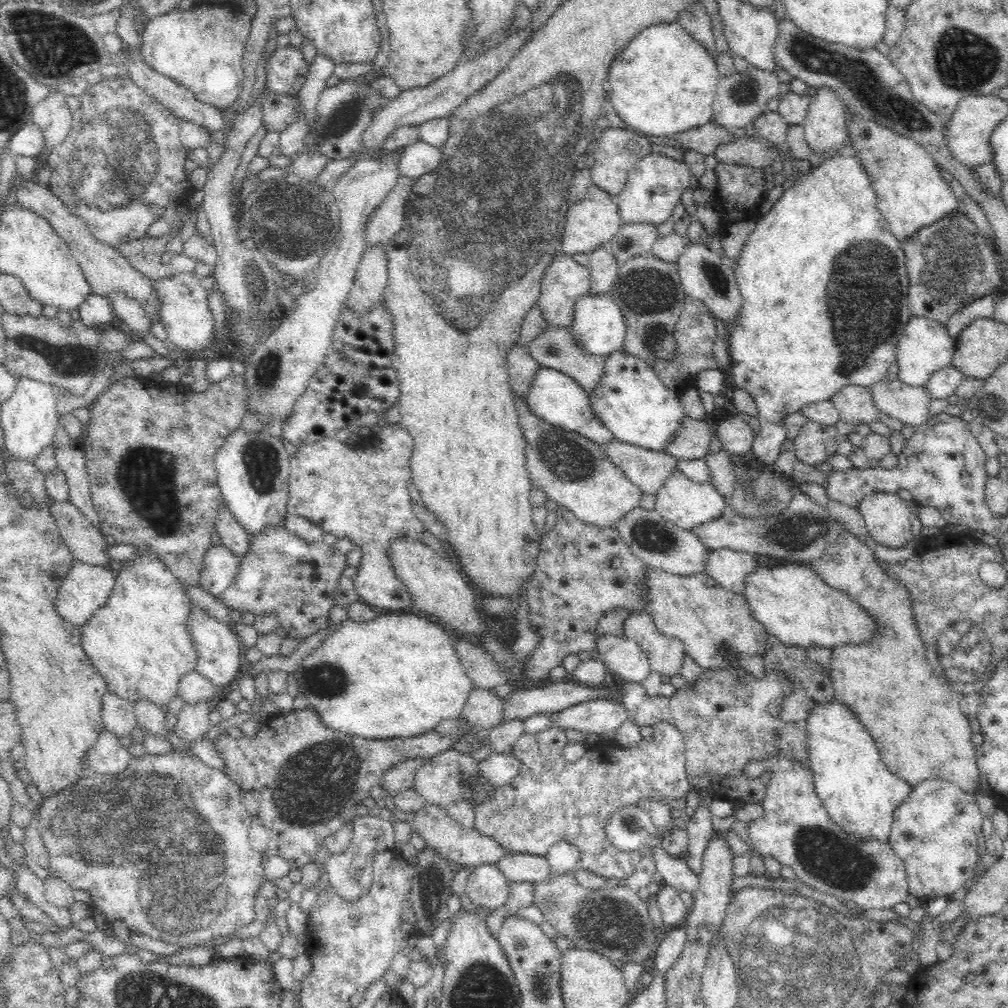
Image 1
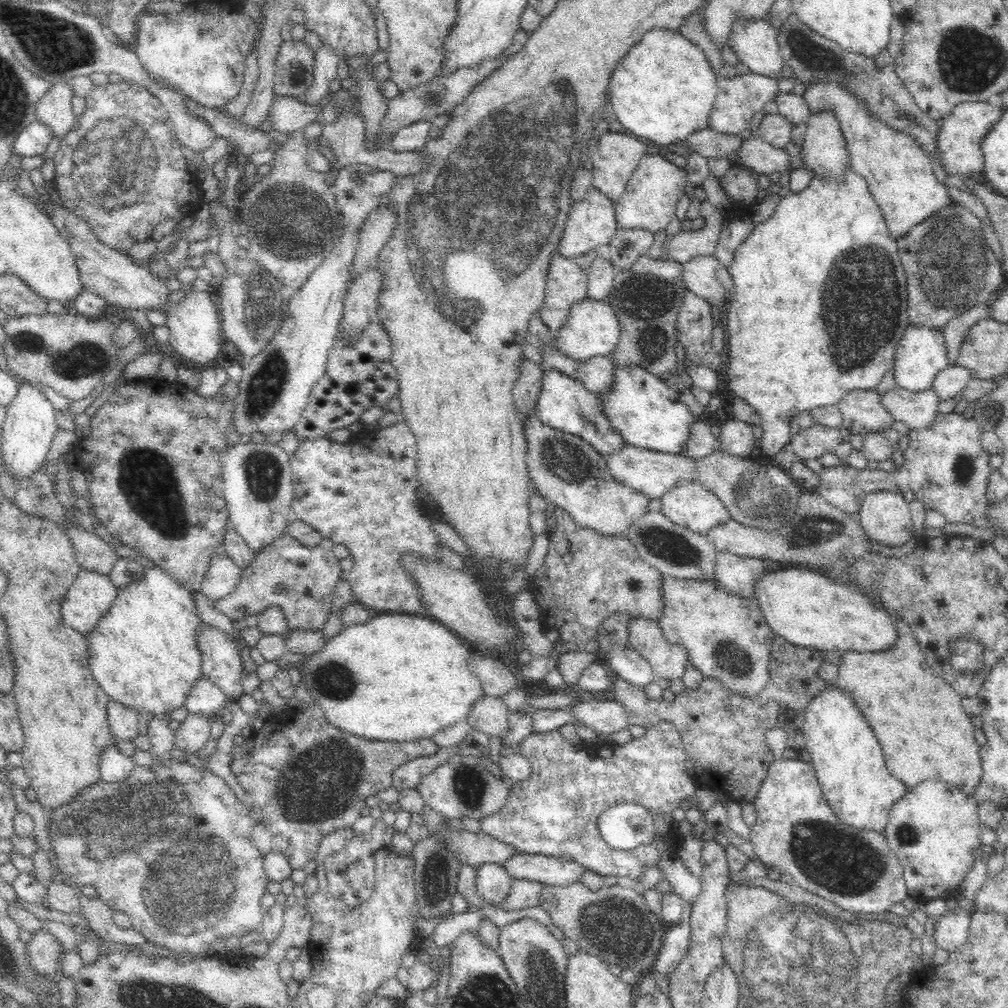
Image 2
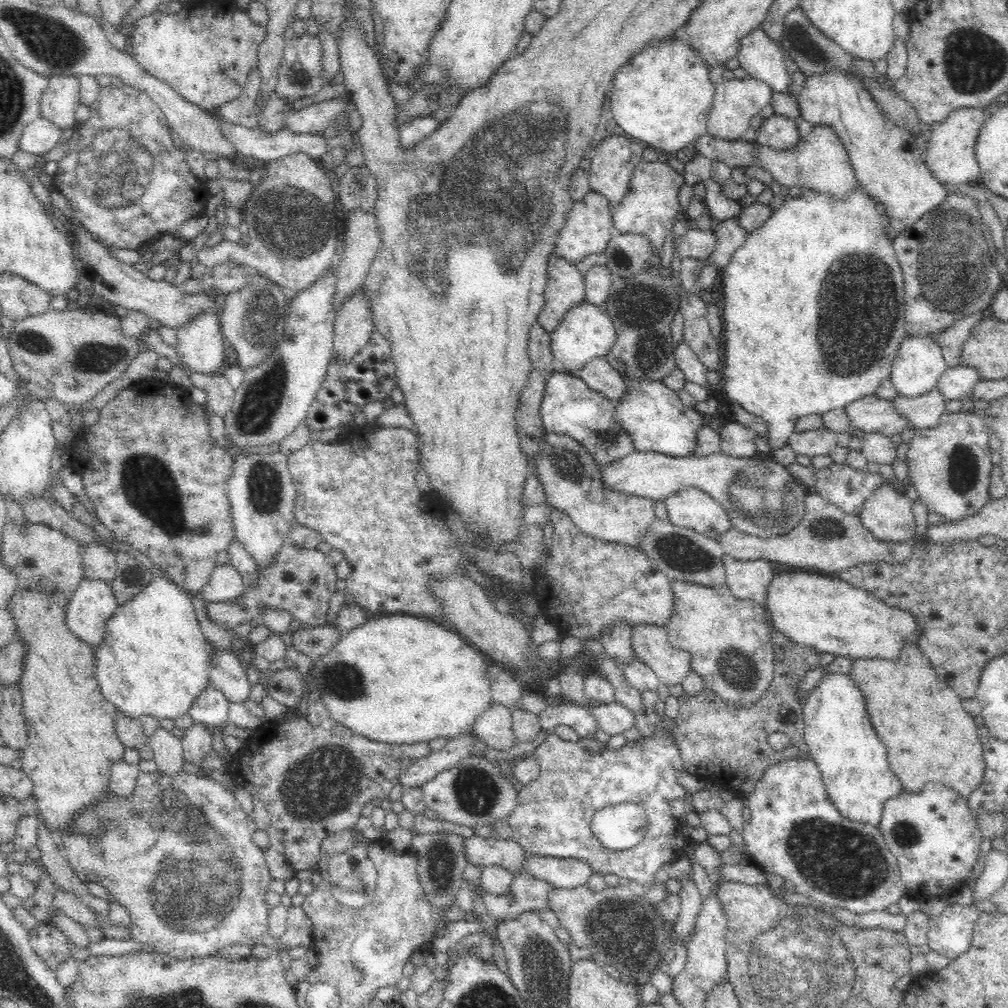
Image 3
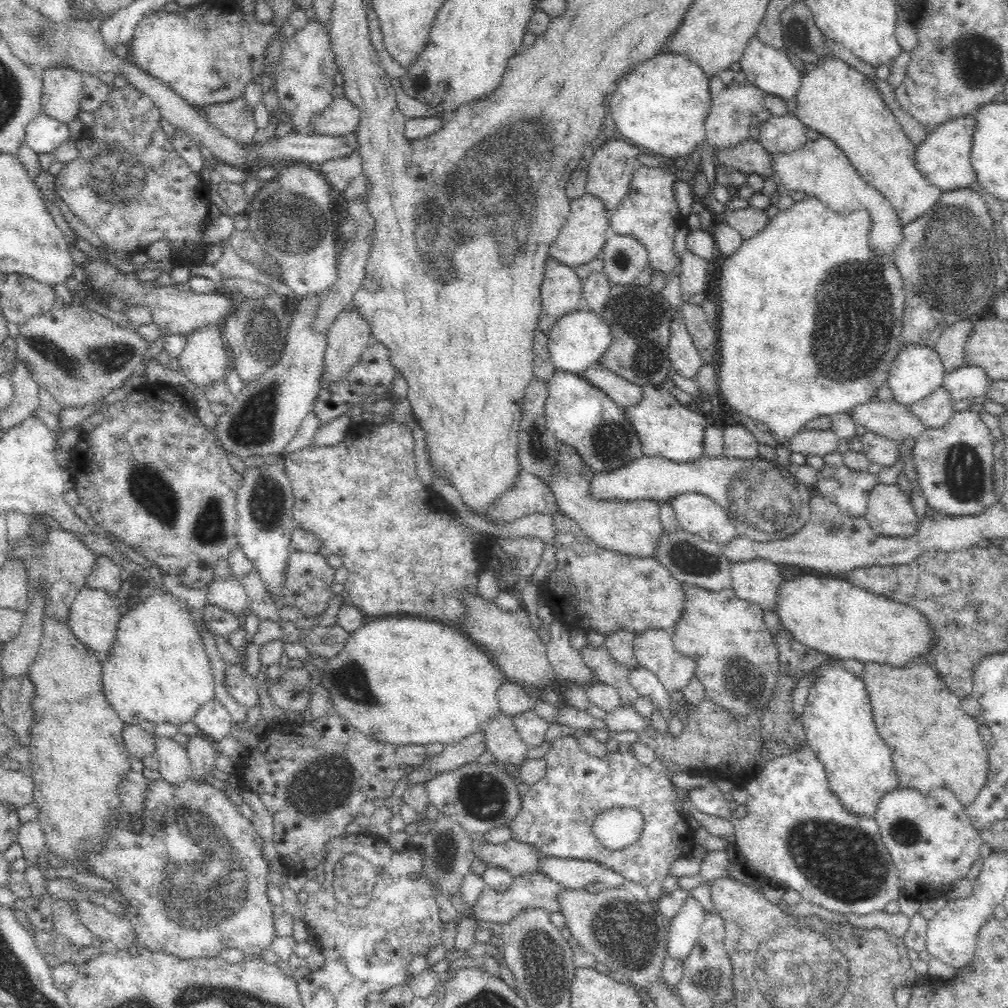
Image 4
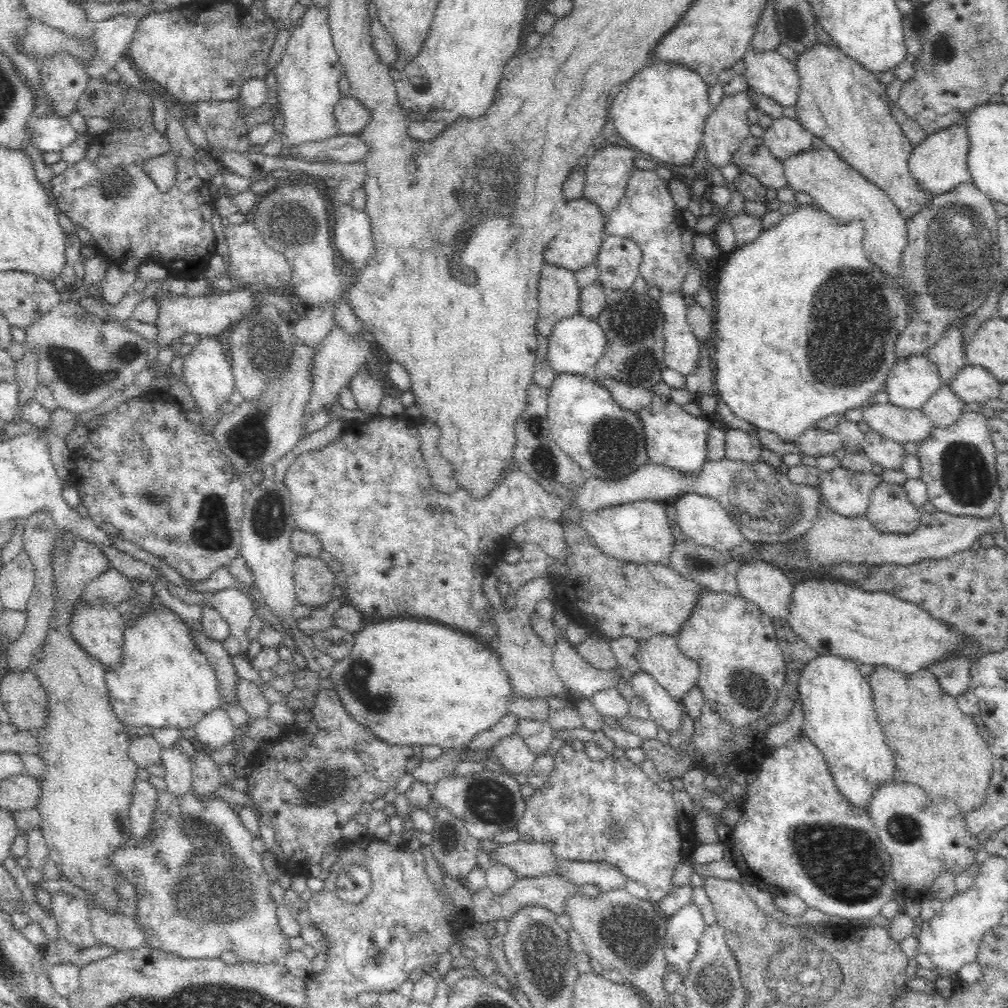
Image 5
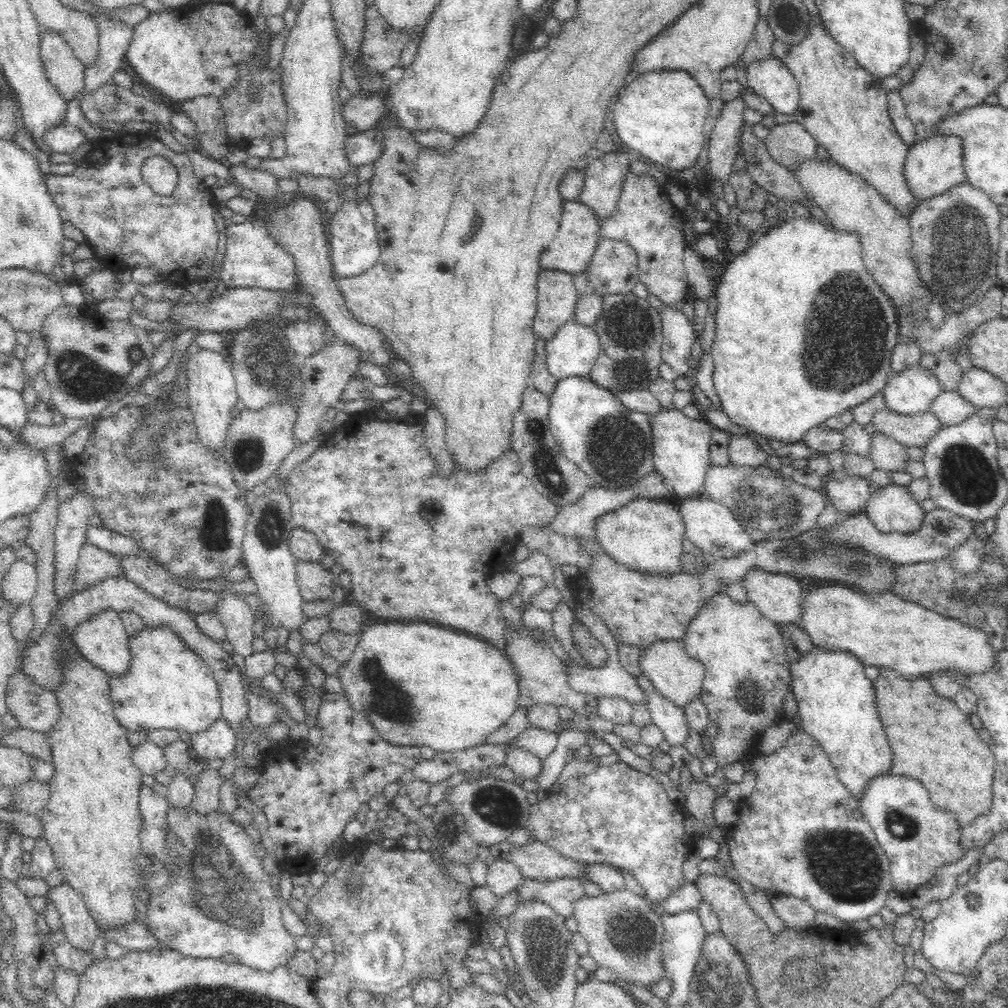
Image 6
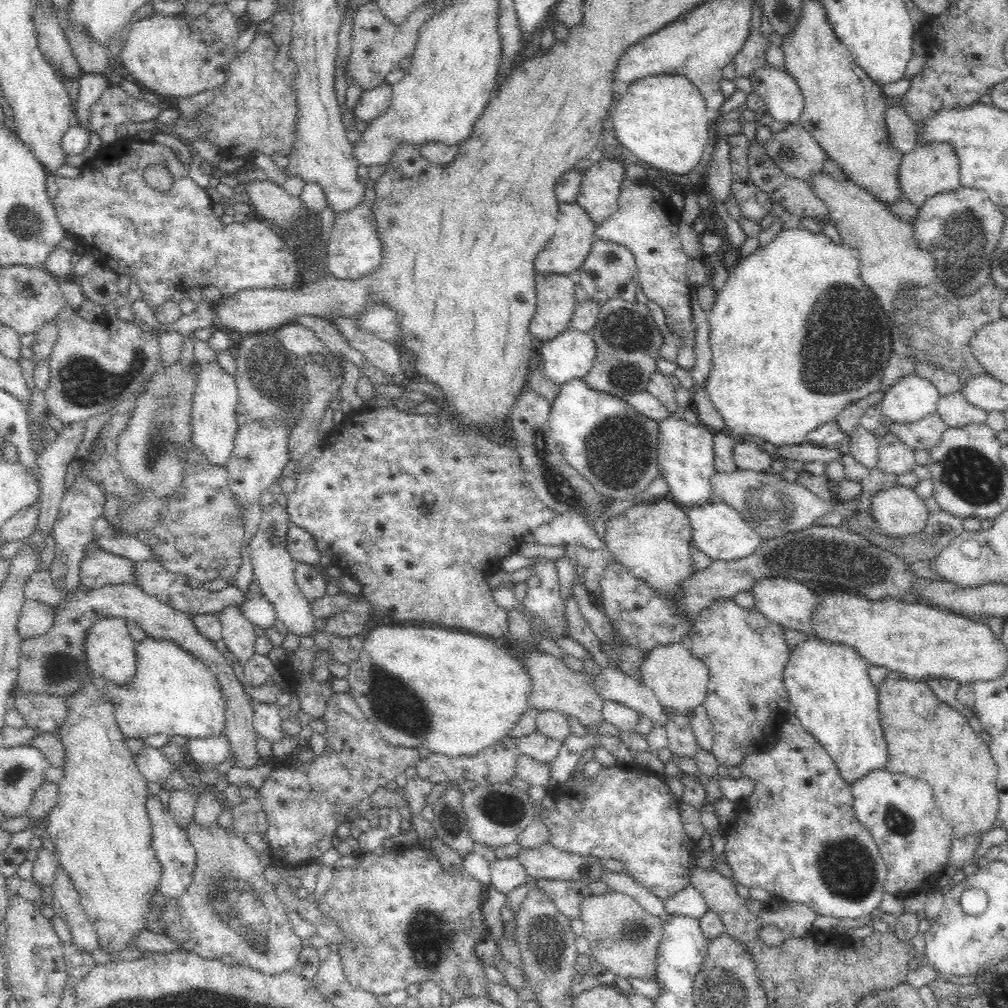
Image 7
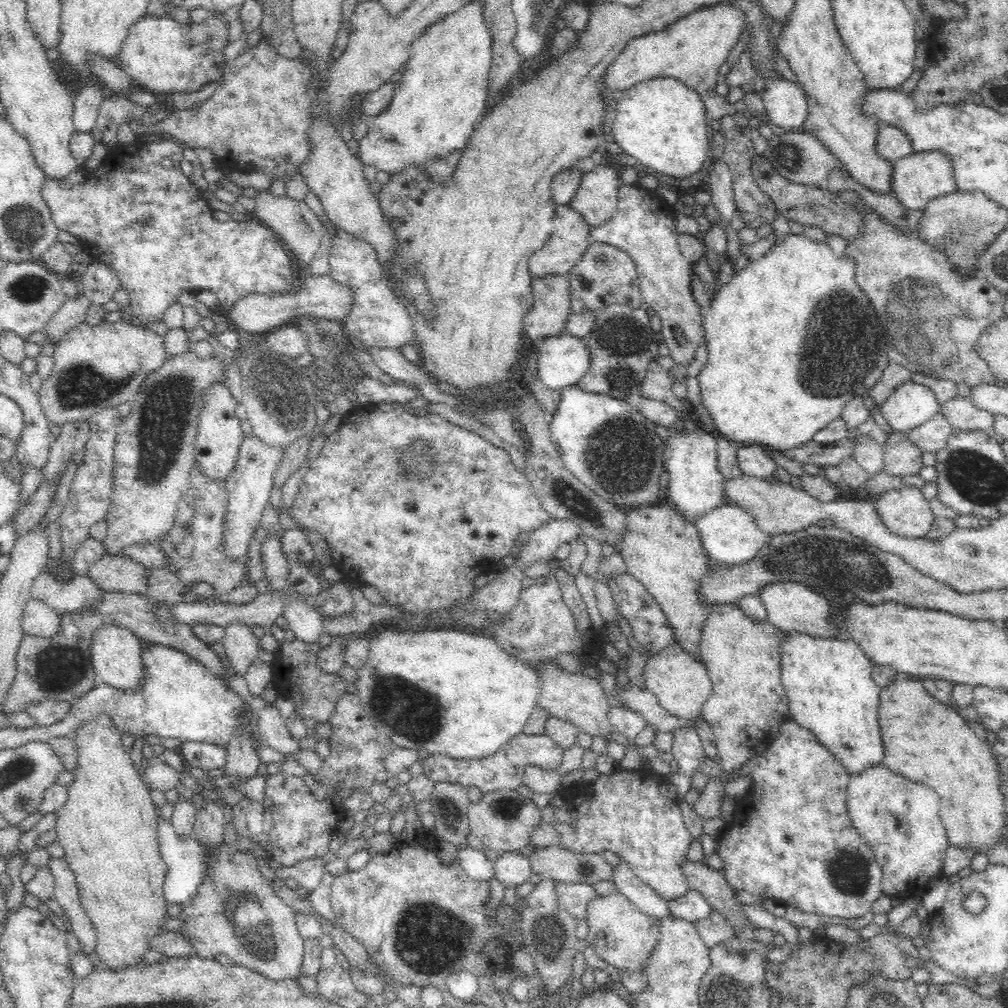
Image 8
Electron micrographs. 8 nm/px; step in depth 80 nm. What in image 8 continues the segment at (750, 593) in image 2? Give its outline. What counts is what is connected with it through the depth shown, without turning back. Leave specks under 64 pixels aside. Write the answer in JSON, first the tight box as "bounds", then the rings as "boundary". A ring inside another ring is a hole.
{"bounds":[758,582,838,638],"boundary":[[[776,582],[768,584],[758,594],[768,611],[767,621],[786,633],[800,632],[815,637],[838,638],[832,619],[832,605],[824,596],[806,584],[798,582]]]}

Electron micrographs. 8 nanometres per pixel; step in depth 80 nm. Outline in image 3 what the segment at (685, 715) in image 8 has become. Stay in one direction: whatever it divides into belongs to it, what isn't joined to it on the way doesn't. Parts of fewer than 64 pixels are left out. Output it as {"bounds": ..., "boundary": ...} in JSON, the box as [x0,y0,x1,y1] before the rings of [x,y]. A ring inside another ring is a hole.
{"bounds":[631,623,691,687],"boundary":[[[646,623],[632,626],[631,645],[635,658],[647,664],[668,687],[682,684],[690,672],[691,654],[672,646],[665,626]]]}

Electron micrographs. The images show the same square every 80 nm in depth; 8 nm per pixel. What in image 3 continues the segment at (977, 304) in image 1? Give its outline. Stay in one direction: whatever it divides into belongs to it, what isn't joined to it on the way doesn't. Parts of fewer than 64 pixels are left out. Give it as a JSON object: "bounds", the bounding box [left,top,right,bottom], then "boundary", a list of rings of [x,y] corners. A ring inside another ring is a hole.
{"bounds":[937,311,987,367],"boundary":[[[985,311],[970,314],[968,318],[957,320],[937,336],[937,343],[940,345],[944,360],[949,367],[960,365],[964,342],[966,342],[972,327],[977,325],[979,320],[987,314]]]}

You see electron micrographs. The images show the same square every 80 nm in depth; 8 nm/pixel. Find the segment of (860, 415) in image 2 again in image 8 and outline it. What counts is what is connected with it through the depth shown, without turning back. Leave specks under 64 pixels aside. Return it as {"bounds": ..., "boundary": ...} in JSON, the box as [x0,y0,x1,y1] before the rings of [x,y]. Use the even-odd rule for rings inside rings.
{"bounds":[904,411,953,453],"boundary":[[[938,411],[930,420],[920,424],[918,428],[912,428],[904,435],[908,437],[915,446],[920,448],[922,453],[938,453],[947,446],[948,436],[953,432],[952,425],[946,417]]]}

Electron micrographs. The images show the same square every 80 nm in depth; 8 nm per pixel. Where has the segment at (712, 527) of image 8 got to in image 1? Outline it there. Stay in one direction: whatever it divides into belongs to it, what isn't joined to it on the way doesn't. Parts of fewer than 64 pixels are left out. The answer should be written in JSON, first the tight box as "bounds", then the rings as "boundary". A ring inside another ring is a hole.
{"bounds":[655,470,727,531],"boundary":[[[681,470],[673,471],[664,487],[655,496],[655,510],[662,518],[686,531],[692,531],[702,524],[718,520],[727,508],[724,498],[710,482],[692,482]]]}

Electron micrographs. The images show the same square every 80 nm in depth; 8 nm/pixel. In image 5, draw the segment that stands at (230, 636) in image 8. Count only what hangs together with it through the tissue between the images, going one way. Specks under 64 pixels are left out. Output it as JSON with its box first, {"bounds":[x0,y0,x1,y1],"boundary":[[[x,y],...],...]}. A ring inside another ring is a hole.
{"bounds":[208,588,255,655],"boundary":[[[228,588],[212,593],[208,602],[228,623],[229,634],[238,639],[244,655],[250,644],[246,630],[250,626],[250,619],[255,615],[251,598],[236,588]]]}

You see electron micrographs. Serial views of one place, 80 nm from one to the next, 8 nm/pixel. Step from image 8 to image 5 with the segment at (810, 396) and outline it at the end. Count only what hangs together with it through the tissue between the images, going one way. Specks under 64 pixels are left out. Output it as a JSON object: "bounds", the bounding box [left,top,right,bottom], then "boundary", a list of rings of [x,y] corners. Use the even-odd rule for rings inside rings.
{"bounds":[712,204,908,442],"boundary":[[[817,204],[798,205],[793,212],[783,215],[778,224],[760,233],[751,244],[736,248],[722,270],[716,284],[716,302],[714,304],[714,336],[712,344],[716,348],[716,394],[724,400],[738,418],[746,420],[760,430],[776,433],[783,442],[794,442],[796,437],[807,428],[816,425],[818,420],[831,414],[843,414],[852,408],[866,405],[868,399],[877,392],[885,390],[888,373],[896,358],[896,340],[908,324],[906,316],[908,304],[905,301],[904,287],[899,280],[884,274],[873,262],[870,262],[863,248],[864,223],[861,220],[838,222]]]}

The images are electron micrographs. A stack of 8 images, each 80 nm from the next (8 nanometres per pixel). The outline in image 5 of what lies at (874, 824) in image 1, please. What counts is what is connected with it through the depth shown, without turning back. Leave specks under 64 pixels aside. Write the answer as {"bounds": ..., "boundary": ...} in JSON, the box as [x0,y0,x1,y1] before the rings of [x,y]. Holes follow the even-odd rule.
{"bounds":[798,655,895,809],"boundary":[[[818,655],[810,659],[803,667],[798,679],[799,693],[803,720],[803,735],[810,737],[812,743],[824,755],[836,783],[836,789],[852,803],[852,805],[866,809],[875,788],[884,783],[895,780],[894,756],[888,744],[884,742],[884,734],[878,722],[878,715],[873,705],[872,689],[856,663],[852,659],[836,655]]]}

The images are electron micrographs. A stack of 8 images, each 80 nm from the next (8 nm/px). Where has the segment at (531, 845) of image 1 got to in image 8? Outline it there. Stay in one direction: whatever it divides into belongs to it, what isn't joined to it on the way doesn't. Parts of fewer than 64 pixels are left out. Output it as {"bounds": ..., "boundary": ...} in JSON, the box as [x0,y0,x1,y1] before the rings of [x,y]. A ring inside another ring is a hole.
{"bounds":[553,769,694,900],"boundary":[[[617,769],[611,774],[598,775],[597,781],[592,784],[582,782],[562,794],[564,806],[574,815],[574,822],[564,824],[555,819],[553,827],[560,833],[558,846],[582,854],[603,854],[604,850],[614,852],[620,859],[626,860],[634,874],[664,900],[674,900],[688,892],[689,884],[683,873],[683,864],[687,860],[688,847],[694,838],[682,821],[682,814],[678,807],[680,800],[670,795],[668,785],[662,776],[640,770]]]}

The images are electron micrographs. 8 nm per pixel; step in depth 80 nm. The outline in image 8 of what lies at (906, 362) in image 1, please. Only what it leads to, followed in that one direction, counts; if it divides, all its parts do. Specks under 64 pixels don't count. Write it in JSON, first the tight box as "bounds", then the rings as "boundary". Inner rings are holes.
{"bounds":[880,380,940,434],"boundary":[[[908,380],[890,394],[880,410],[891,432],[904,434],[930,420],[940,411],[940,404],[931,388]]]}

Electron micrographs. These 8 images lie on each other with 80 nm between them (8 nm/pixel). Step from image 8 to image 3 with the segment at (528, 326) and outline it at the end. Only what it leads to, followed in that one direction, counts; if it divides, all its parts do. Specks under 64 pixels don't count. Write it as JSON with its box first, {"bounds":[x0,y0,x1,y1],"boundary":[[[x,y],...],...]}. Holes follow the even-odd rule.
{"bounds":[537,255,585,333],"boundary":[[[552,255],[547,264],[547,283],[543,295],[545,296],[545,305],[538,314],[537,321],[546,332],[552,333],[564,320],[568,310],[585,300],[585,277],[576,269],[574,264]]]}

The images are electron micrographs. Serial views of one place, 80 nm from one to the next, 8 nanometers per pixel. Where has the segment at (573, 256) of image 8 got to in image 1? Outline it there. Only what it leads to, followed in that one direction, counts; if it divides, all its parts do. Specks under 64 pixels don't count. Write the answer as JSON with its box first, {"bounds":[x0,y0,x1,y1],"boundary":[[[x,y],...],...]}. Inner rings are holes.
{"bounds":[560,184,621,257],"boundary":[[[592,184],[582,200],[571,203],[568,207],[560,252],[571,257],[577,253],[590,254],[596,248],[608,245],[621,224],[619,210],[613,196]]]}

